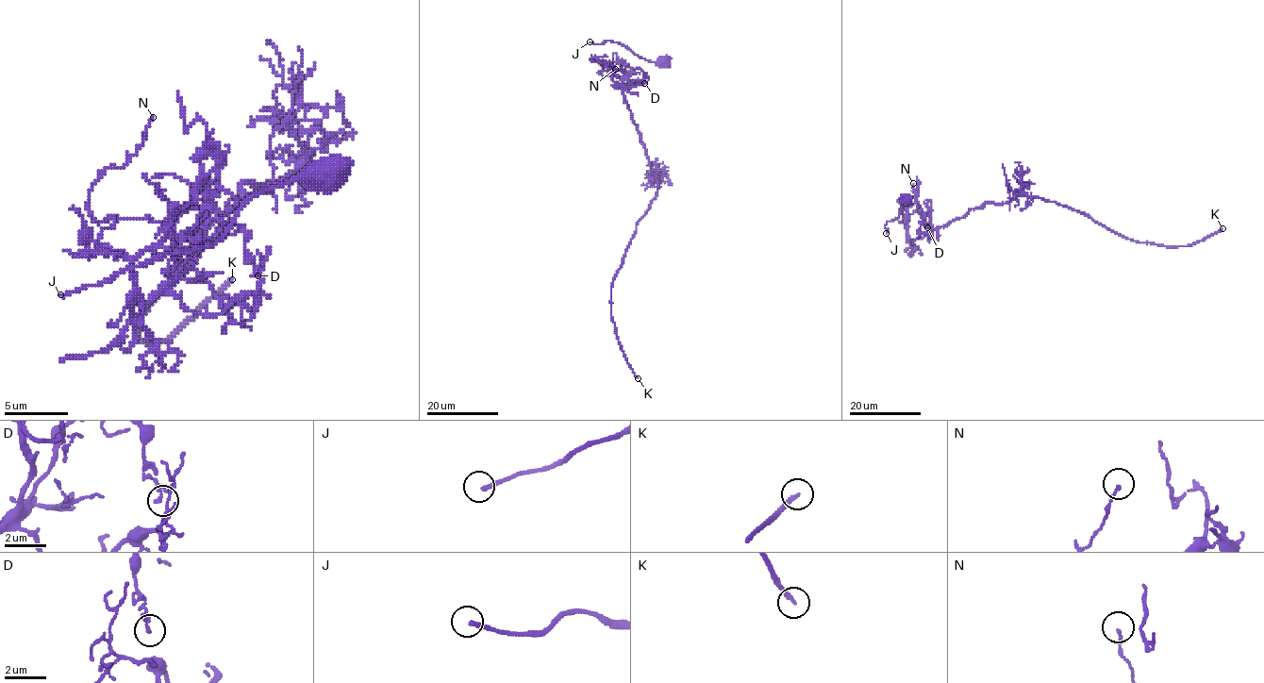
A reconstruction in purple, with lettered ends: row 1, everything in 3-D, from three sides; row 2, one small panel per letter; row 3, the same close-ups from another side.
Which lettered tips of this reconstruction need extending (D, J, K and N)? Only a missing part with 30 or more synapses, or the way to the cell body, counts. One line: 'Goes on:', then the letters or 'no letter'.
Goes on: K

